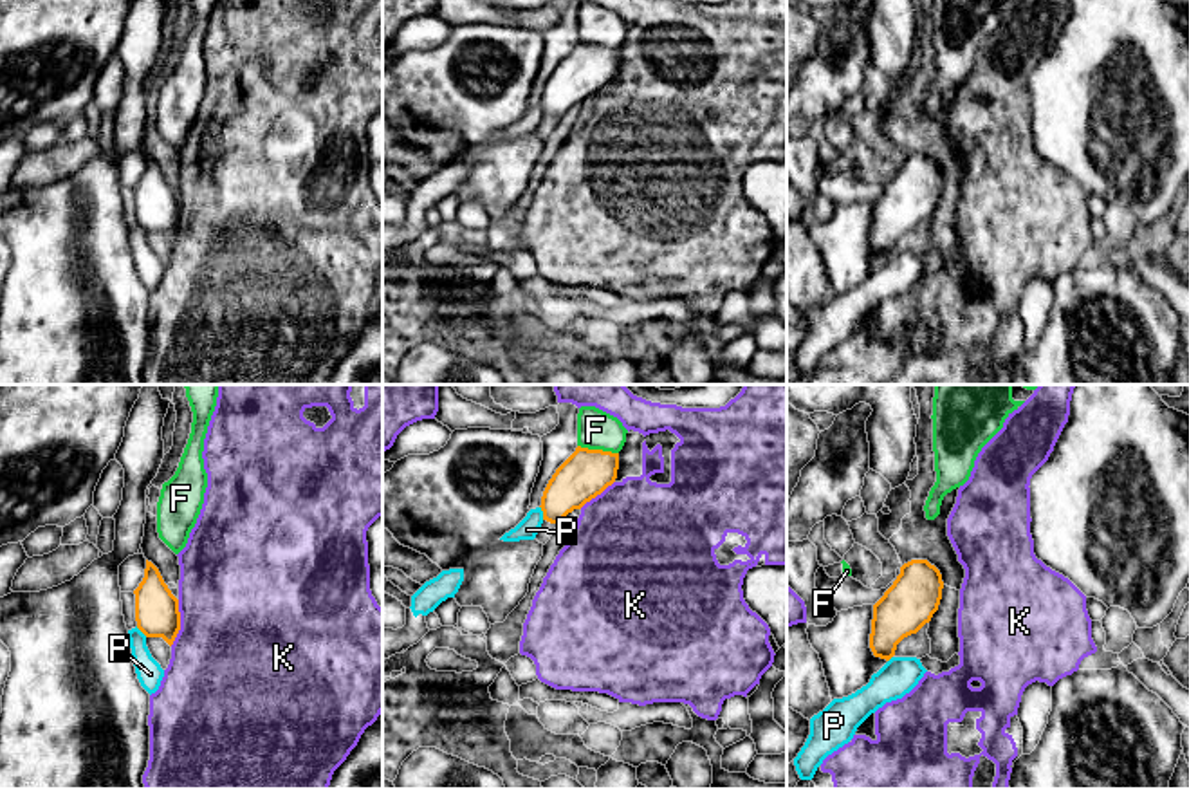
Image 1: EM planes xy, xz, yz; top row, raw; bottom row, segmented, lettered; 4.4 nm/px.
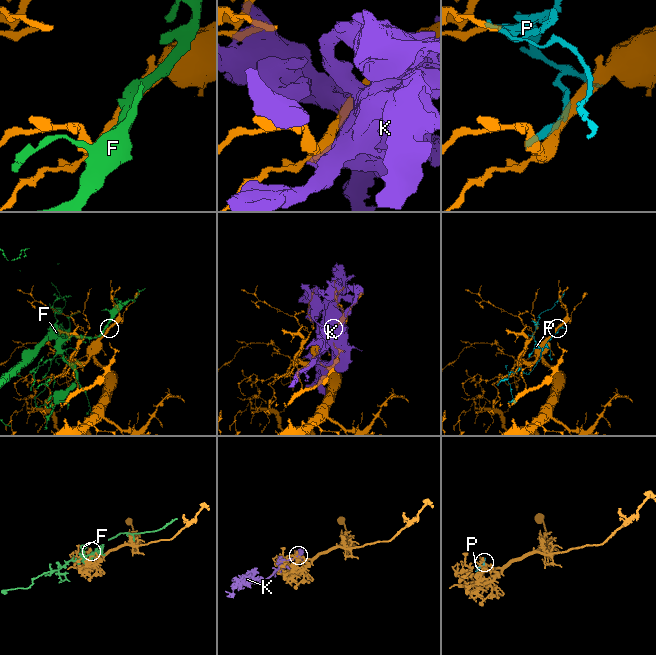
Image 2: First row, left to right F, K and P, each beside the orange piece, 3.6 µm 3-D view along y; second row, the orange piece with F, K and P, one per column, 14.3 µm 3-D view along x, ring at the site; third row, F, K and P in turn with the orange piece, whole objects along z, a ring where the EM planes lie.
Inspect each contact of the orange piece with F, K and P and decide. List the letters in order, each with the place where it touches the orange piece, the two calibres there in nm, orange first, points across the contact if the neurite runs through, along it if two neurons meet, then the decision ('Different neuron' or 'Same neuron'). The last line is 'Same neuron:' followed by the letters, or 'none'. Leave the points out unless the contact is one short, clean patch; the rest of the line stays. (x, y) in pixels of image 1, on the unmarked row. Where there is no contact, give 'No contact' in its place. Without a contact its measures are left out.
F: Touches orange at xz (598, 46). Thickness 220 nm (orange) against 180 nm. Different neuron
K: Touches orange at xy (179, 219). Thickness 190 nm (orange) against 500 nm. Different neuron
P: Touches orange at xz (543, 109). Thickness 220 nm (orange) against 90 nm. Same neuron
Same neuron: P

